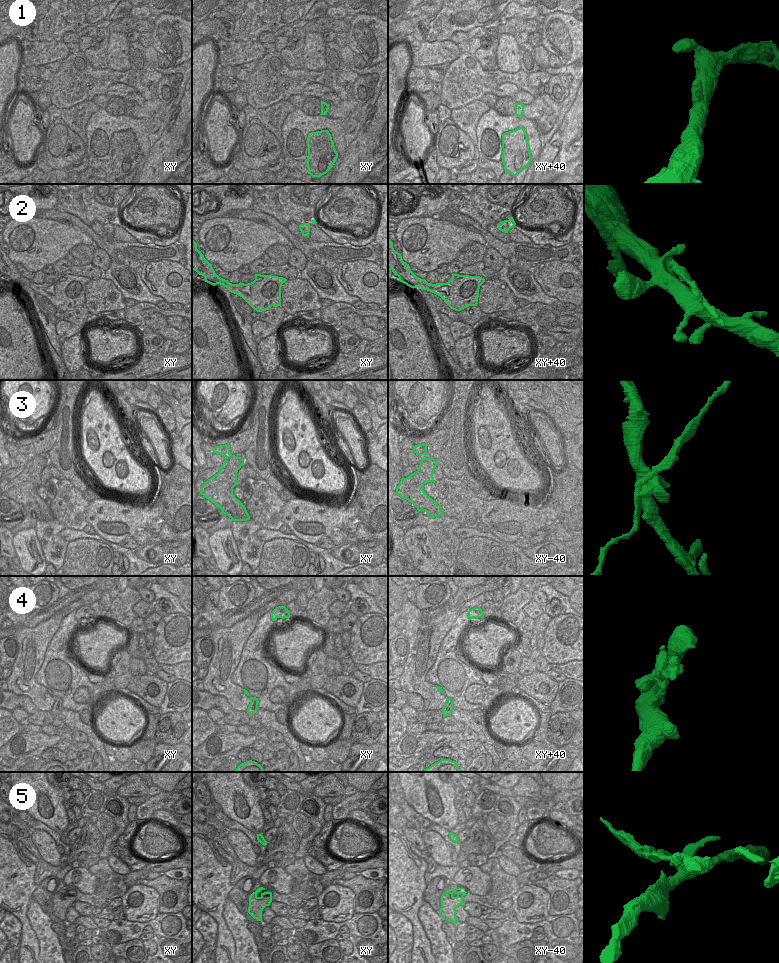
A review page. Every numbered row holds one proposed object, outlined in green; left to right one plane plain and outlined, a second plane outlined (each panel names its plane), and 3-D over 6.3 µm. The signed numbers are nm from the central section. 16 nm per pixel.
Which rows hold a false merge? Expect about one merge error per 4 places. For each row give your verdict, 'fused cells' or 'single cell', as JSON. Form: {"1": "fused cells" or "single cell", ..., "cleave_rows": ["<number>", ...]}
{"1": "single cell", "2": "single cell", "3": "fused cells", "4": "single cell", "5": "fused cells", "cleave_rows": ["3", "5"]}

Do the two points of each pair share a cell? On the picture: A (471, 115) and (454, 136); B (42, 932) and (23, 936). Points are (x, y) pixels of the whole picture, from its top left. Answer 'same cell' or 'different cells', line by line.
A: different cells
B: different cells

